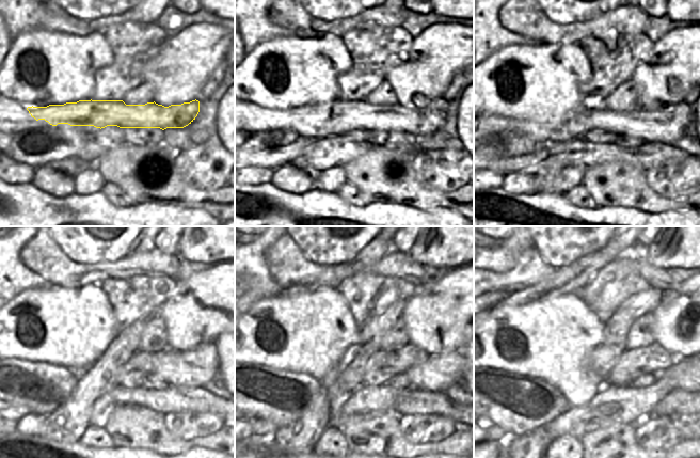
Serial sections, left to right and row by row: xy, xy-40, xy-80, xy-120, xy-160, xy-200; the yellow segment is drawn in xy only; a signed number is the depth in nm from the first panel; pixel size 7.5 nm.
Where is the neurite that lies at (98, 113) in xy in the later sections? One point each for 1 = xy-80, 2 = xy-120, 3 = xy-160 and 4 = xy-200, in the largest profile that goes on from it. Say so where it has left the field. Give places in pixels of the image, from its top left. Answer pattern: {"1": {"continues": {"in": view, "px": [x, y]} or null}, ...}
{"1": {"continues": {"in": "xy-80", "px": [666, 126]}}, "2": {"continues": {"in": "xy-120", "px": [194, 367]}}, "3": {"continues": {"in": "xy-160", "px": [439, 372]}}, "4": {"continues": {"in": "xy-200", "px": [690, 379]}}}

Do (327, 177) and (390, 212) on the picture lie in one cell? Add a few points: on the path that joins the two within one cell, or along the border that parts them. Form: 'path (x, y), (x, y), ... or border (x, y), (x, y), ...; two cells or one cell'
border (314, 188), (320, 191), (335, 192); two cells

